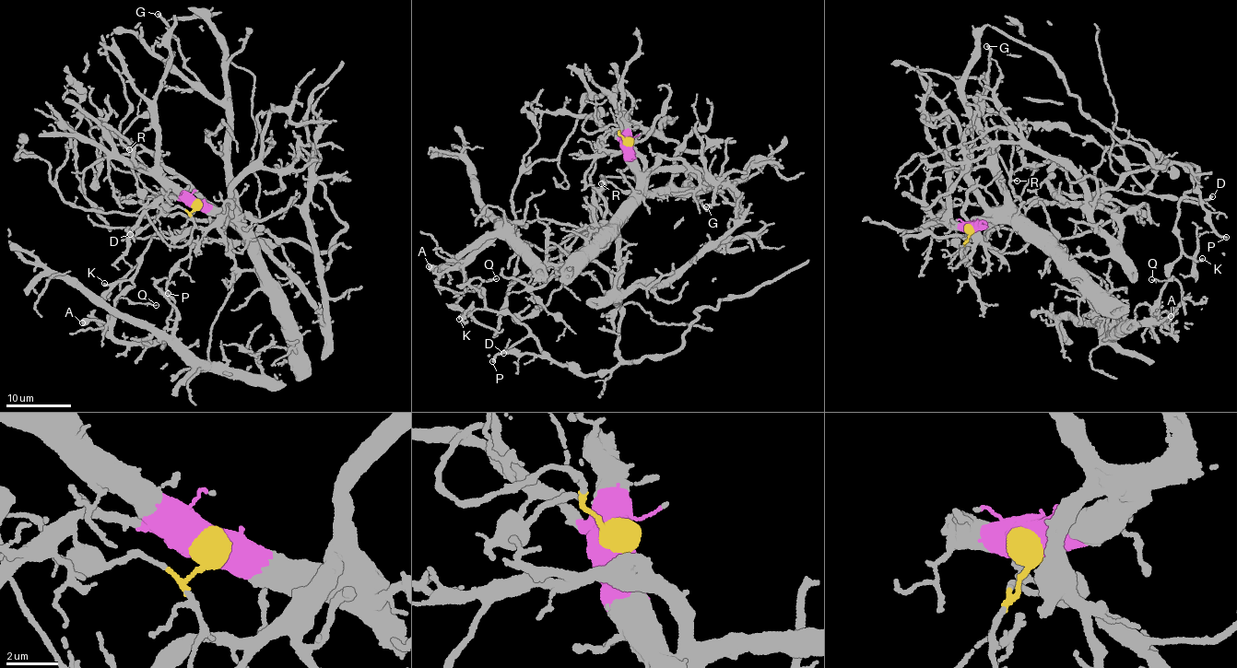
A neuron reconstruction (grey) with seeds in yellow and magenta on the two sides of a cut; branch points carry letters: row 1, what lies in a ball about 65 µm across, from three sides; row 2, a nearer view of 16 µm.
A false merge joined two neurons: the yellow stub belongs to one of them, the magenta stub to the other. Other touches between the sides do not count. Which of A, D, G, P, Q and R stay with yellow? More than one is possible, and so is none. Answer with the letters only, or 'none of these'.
A, D, P, Q, R

